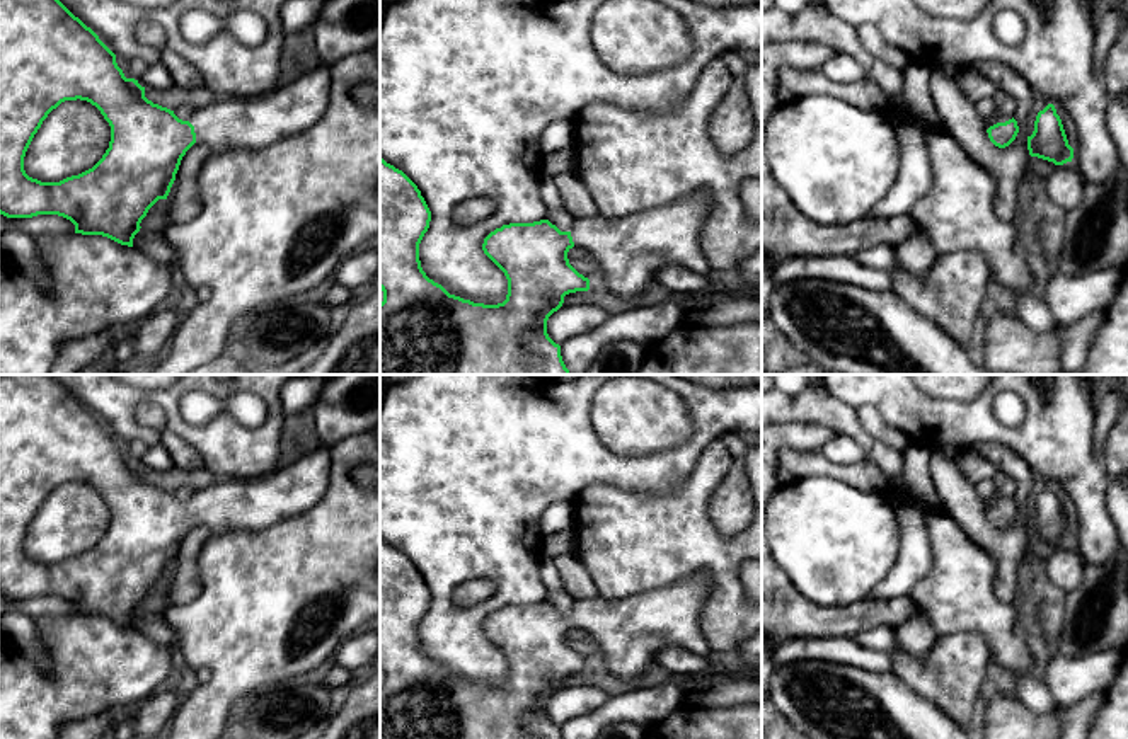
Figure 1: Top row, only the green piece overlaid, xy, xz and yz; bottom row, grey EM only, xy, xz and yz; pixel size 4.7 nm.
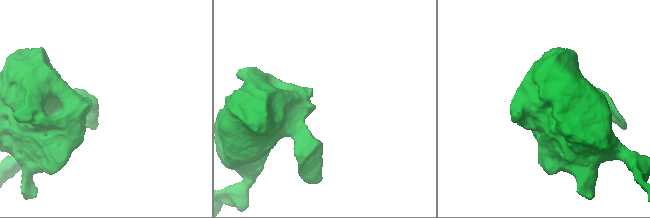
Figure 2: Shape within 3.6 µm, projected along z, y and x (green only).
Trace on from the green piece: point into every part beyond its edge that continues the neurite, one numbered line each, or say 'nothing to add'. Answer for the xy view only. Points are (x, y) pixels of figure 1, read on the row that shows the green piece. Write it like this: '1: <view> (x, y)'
1: xy (249, 123)

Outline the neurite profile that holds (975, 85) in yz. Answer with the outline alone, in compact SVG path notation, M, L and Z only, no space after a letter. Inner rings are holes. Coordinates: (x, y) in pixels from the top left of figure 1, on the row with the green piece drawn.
M964 68L958 75L959 89L971 100L993 99L999 90L999 85L993 78L980 73L975 68Z

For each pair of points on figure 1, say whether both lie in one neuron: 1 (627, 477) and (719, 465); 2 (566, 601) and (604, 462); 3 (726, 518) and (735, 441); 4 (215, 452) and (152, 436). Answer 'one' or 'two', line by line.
1: two
2: two
3: one
4: one

